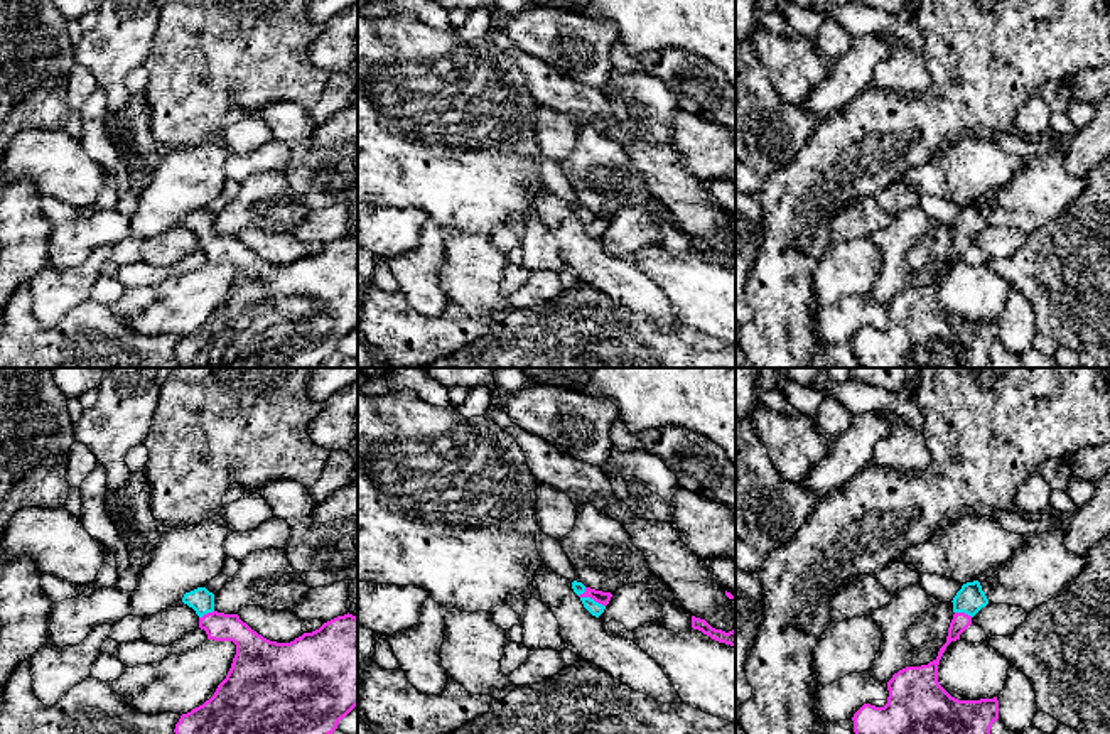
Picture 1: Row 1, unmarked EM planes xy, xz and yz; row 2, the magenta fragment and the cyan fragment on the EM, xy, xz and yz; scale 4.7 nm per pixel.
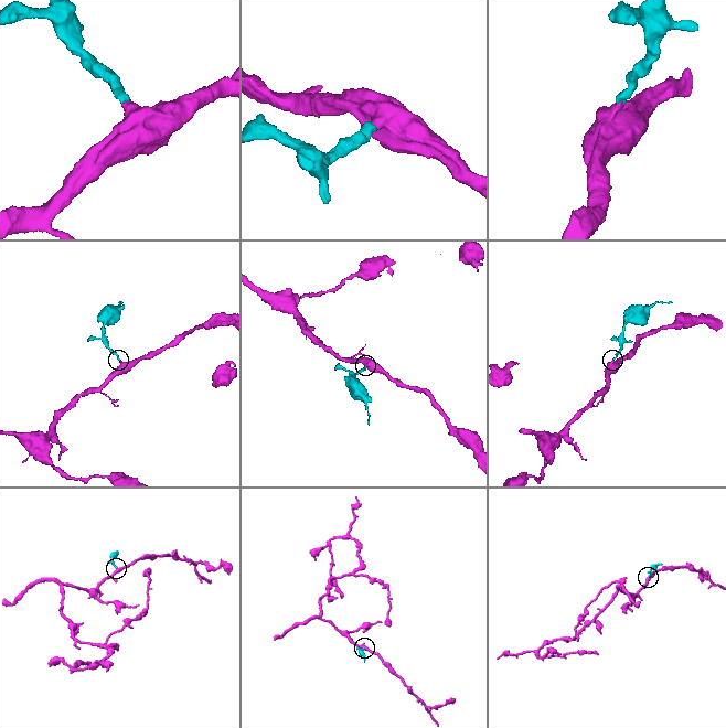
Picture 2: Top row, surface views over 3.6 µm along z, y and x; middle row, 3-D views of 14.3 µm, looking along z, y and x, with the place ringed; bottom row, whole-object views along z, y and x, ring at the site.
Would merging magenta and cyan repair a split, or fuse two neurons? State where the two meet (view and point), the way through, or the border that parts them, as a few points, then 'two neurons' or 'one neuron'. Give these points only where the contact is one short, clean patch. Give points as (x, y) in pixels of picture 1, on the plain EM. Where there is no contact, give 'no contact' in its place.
meets magenta in xz at (592, 220); runs through xz (603, 220), (592, 220), (594, 230); one neuron

